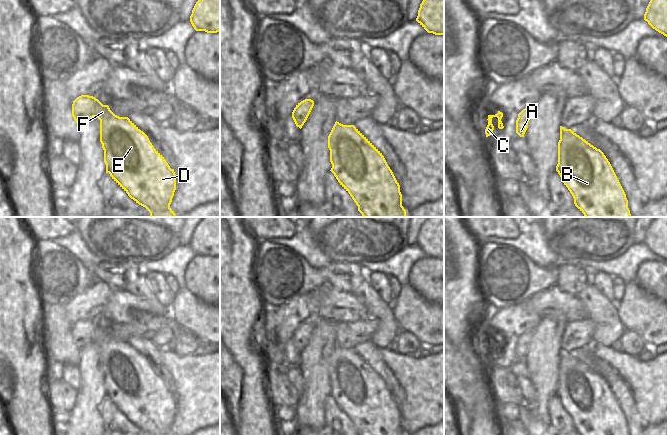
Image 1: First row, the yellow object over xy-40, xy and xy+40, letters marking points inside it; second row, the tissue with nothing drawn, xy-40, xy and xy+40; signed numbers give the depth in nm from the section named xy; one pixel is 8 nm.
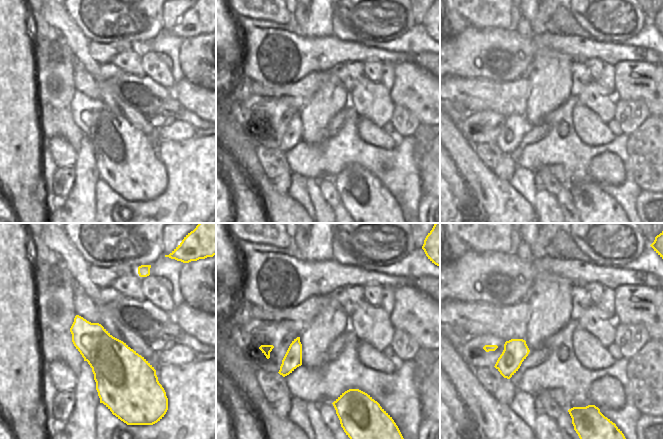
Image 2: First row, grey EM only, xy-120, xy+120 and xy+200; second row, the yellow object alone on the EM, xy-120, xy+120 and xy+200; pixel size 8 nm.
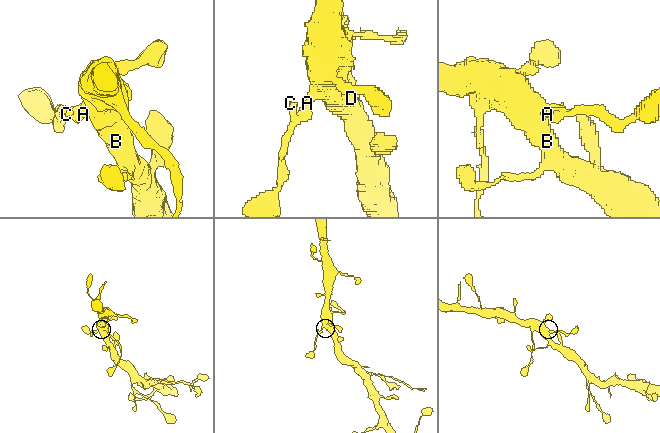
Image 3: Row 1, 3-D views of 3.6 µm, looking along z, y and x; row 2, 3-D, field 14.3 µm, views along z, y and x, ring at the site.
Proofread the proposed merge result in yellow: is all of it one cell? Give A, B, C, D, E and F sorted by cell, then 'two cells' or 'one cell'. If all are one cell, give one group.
A B C D E F; one cell

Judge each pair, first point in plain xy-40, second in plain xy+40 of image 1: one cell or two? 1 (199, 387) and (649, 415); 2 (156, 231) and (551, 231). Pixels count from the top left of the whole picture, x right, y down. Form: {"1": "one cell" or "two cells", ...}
{"1": "one cell", "2": "one cell"}

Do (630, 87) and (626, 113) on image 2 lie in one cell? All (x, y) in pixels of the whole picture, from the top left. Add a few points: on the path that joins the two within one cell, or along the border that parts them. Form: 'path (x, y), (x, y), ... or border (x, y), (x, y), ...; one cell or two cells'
border (617, 99), (640, 100), (645, 104), (649, 112); two cells

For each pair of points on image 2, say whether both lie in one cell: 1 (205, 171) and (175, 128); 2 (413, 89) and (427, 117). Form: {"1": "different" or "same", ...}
{"1": "different", "2": "same"}

